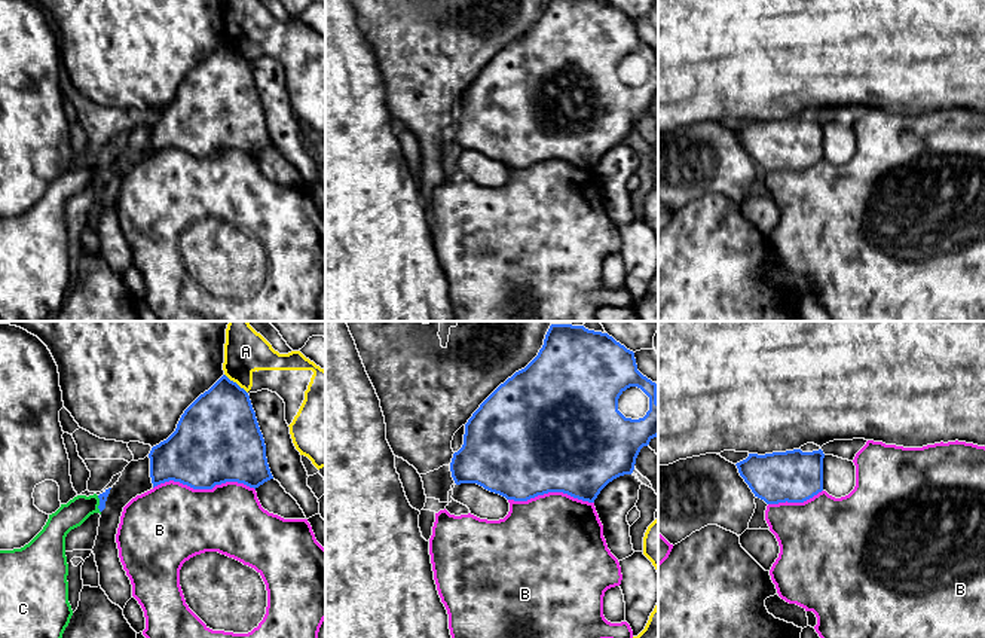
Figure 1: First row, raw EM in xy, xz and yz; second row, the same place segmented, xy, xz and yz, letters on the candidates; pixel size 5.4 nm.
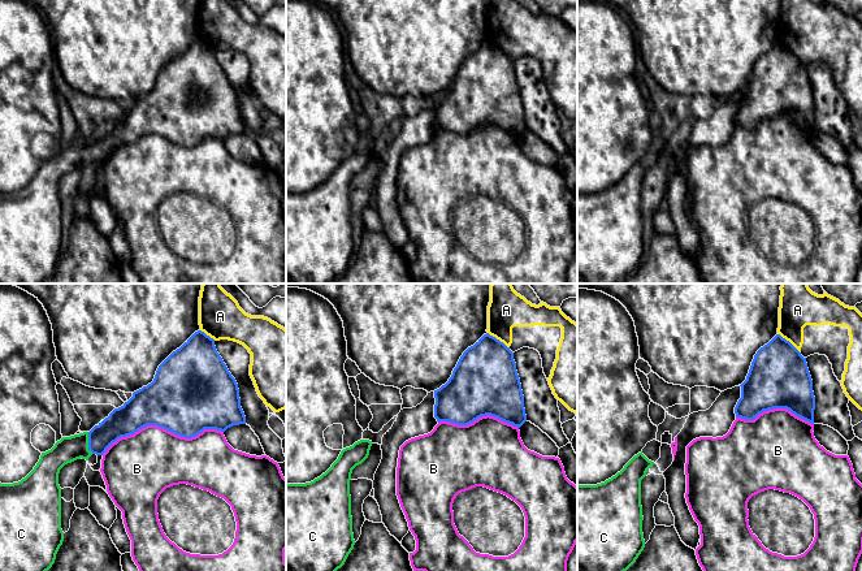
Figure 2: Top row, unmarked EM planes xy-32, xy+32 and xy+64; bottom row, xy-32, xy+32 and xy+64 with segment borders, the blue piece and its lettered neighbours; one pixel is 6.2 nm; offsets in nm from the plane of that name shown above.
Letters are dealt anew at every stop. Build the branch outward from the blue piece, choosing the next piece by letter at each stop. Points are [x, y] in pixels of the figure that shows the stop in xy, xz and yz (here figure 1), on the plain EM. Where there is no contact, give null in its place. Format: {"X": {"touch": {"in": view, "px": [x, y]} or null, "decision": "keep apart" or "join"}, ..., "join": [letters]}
{"A": {"touch": {"in": "xy", "px": [235, 49]}, "decision": "keep apart"}, "B": {"touch": {"in": "xy", "px": [204, 155]}, "decision": "keep apart"}, "C": {"touch": {"in": "xy", "px": [100, 171]}, "decision": "join"}, "join": ["C"]}

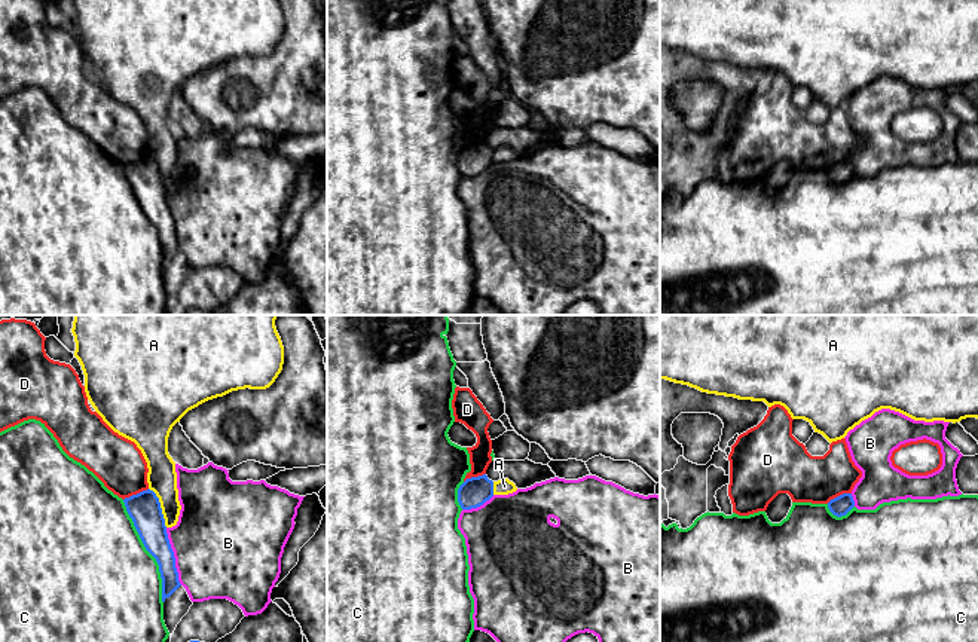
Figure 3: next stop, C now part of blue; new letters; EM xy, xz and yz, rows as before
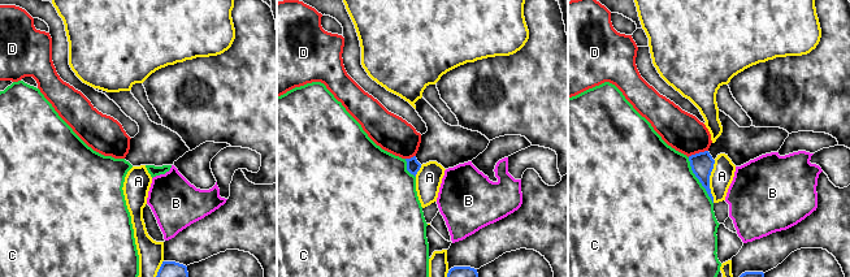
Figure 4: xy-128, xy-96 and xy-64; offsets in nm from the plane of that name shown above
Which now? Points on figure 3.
{"A": {"touch": {"in": "xy", "px": [159, 174]}, "decision": "keep apart"}, "B": {"touch": {"in": "xy", "px": [173, 223]}, "decision": "keep apart"}, "C": {"touch": {"in": "xy", "px": [147, 217]}, "decision": "keep apart"}, "D": {"touch": {"in": "xy", "px": [137, 161]}, "decision": "keep apart"}, "join": []}

